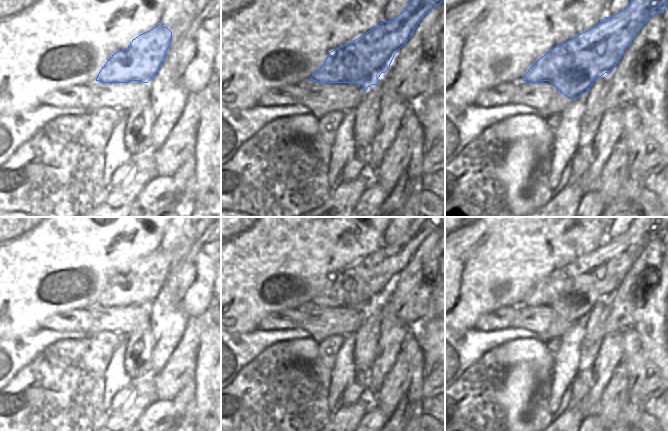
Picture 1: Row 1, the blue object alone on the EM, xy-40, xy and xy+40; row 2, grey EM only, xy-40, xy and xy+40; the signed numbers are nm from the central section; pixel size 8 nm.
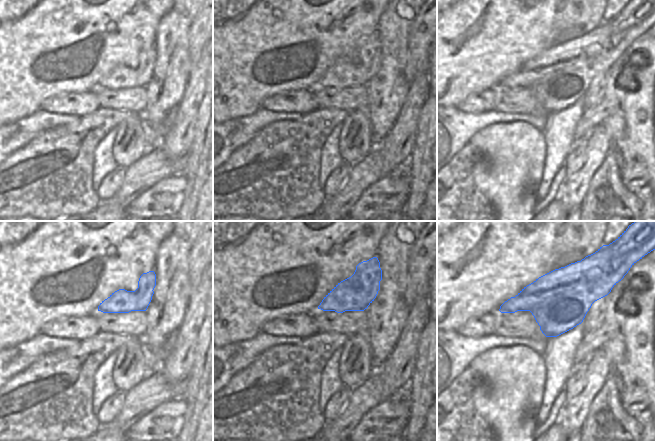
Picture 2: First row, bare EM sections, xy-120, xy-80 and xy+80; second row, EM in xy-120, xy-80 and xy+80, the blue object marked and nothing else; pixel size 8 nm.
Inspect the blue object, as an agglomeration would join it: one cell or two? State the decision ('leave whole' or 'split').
split

